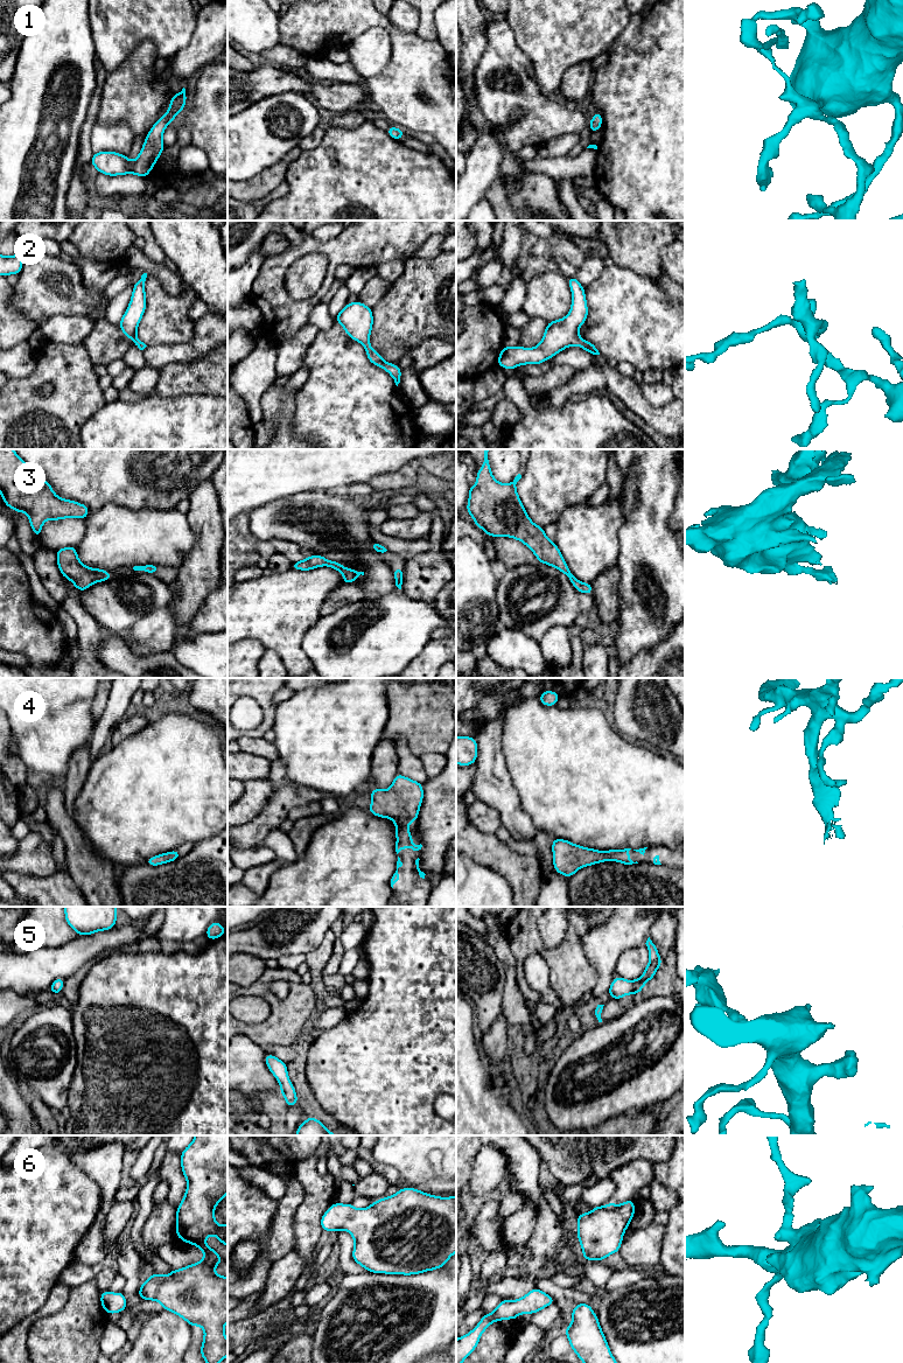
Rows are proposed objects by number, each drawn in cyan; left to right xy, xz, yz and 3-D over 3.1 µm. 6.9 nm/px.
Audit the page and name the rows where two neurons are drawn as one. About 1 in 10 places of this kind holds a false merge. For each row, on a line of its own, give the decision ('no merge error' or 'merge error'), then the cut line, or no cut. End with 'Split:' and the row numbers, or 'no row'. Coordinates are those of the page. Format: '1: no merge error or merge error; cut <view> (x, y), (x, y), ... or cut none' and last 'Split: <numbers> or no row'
1: no merge error; cut none
2: no merge error; cut none
3: no merge error; cut none
4: no merge error; cut none
5: no merge error; cut none
6: no merge error; cut none
Split: no row

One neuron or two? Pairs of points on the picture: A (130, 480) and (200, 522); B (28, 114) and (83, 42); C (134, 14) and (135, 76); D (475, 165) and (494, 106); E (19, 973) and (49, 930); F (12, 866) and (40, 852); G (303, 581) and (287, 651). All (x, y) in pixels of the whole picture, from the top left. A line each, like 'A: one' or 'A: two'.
A: two
B: one
C: two
D: two
E: two
F: one
G: one

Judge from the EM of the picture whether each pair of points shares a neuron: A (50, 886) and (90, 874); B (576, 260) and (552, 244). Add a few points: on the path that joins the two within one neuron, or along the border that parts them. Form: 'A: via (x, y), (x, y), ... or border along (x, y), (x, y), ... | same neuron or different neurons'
A: border along (67, 872), (83, 894) | different neurons
B: via (571, 254), (561, 245), (558, 245) | same neuron

